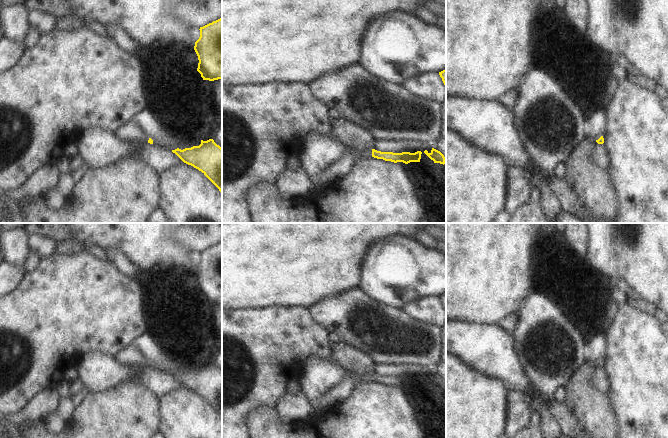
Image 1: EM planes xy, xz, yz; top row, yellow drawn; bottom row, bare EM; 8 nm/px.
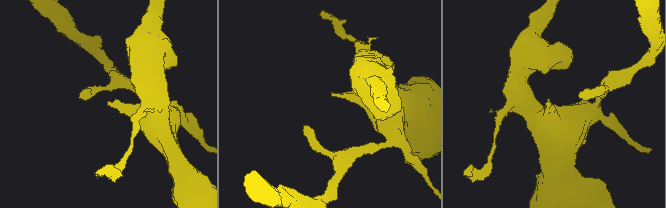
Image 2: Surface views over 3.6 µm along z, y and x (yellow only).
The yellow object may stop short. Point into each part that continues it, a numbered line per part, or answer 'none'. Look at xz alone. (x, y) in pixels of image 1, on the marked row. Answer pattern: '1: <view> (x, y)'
1: xz (341, 167)

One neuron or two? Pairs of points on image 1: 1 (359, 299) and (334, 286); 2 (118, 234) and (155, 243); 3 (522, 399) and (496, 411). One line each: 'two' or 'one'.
1: two
2: one
3: two

